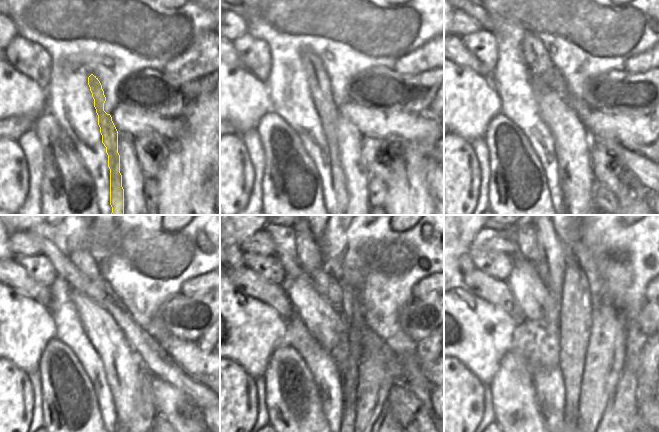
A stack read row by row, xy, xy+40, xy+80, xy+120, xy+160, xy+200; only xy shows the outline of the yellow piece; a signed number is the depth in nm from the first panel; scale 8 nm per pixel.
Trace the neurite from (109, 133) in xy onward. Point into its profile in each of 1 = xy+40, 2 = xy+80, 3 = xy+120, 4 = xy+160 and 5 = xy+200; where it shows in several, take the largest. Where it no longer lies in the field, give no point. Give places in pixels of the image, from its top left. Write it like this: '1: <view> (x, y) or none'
1: xy+40 (318, 80)
2: xy+80 (541, 66)
3: xy+120 (86, 265)
4: xy+160 (308, 253)
5: xy+200 (526, 241)

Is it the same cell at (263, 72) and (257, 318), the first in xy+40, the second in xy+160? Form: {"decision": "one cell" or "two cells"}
{"decision": "two cells"}

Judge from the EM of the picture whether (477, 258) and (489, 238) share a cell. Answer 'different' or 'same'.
different

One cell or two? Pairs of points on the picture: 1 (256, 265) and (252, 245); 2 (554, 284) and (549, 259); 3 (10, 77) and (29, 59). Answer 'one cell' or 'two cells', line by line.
1: two cells
2: one cell
3: two cells

